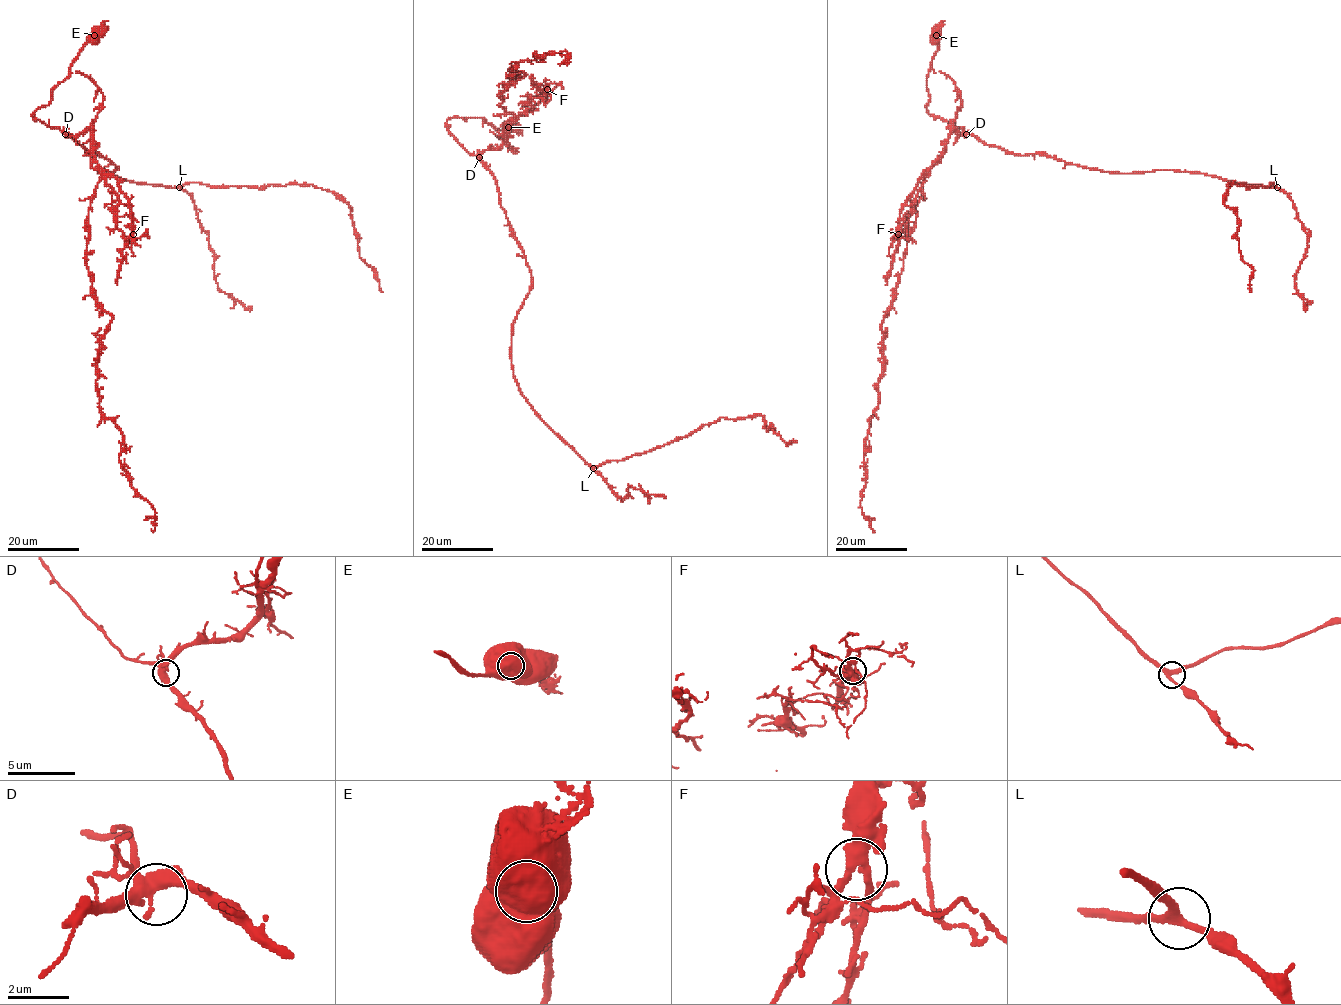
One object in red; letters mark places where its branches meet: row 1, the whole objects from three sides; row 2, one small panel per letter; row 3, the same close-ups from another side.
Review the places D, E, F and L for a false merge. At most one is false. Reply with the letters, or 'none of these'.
E

